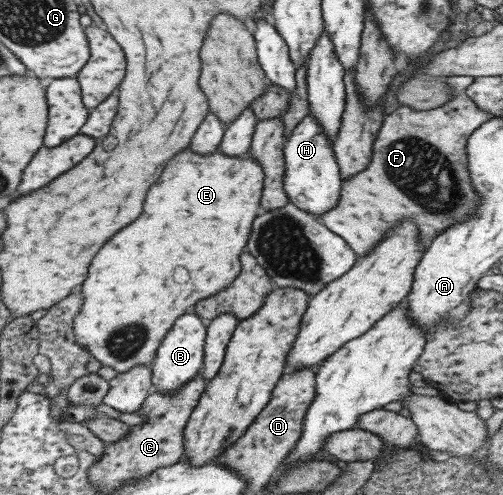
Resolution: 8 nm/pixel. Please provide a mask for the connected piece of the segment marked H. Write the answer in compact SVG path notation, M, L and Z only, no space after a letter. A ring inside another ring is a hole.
M310 115L304 117L290 133L283 147L284 177L282 187L288 201L312 217L318 217L336 207L338 203L341 179L338 165L334 161L332 139L322 133L322 127L316 124Z

